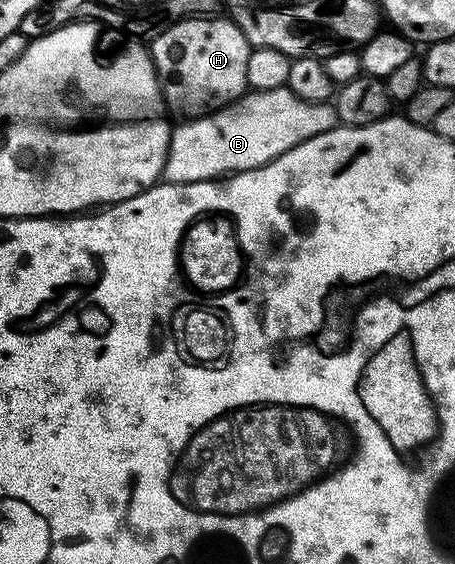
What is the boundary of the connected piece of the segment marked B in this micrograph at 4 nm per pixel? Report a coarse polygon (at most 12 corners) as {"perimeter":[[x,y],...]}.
{"perimeter":[[287,87],[175,126],[163,176],[257,169],[337,121]]}

